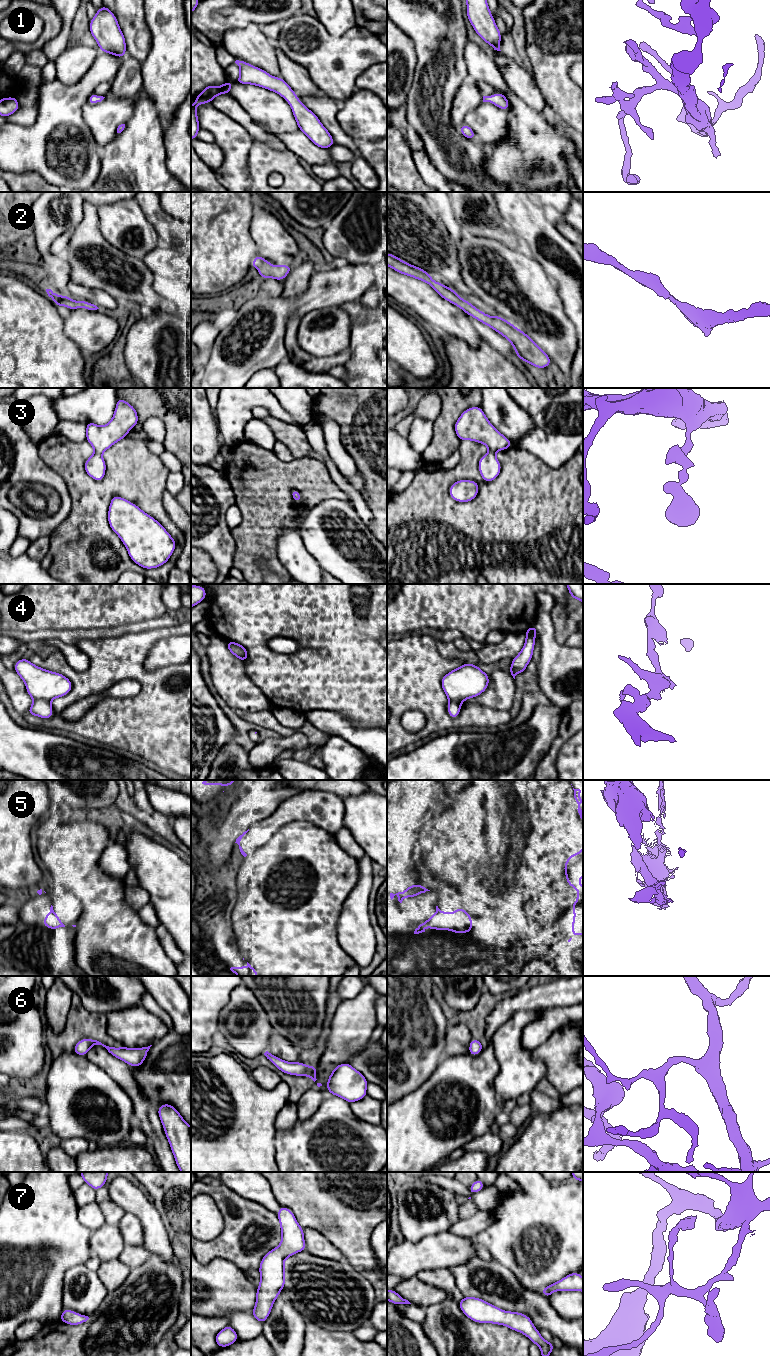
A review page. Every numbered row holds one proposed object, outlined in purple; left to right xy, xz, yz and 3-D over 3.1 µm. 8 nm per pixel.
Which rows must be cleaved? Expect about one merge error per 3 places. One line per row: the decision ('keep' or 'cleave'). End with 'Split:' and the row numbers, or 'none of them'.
1: keep
2: keep
3: keep
4: cleave
5: cleave
6: keep
7: keep
Split: 4, 5

